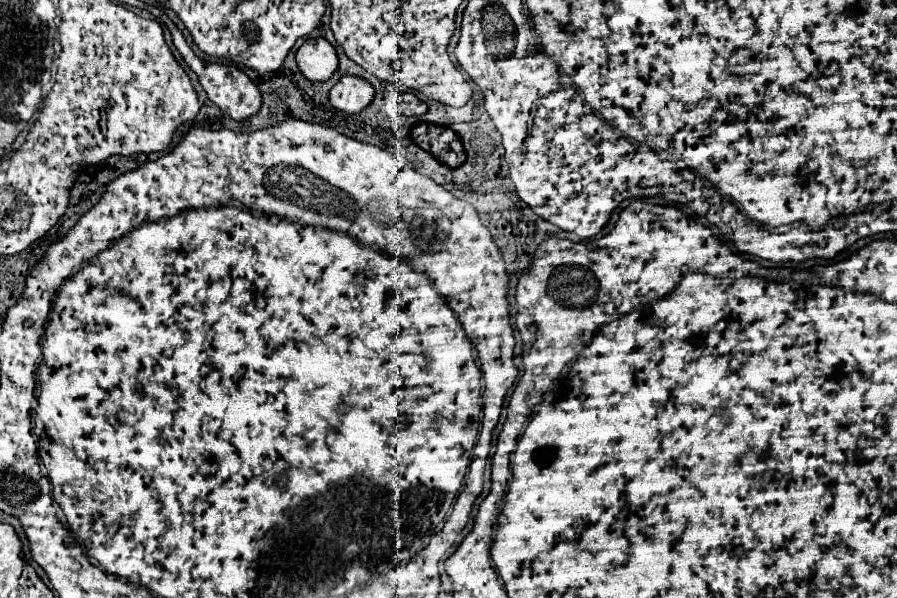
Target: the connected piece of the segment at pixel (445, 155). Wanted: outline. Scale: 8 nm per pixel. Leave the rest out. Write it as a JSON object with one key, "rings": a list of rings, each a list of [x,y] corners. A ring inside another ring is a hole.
{"rings":[[[418,123],[410,131],[410,139],[448,167],[458,167],[466,161],[466,153],[458,135],[444,125]]]}

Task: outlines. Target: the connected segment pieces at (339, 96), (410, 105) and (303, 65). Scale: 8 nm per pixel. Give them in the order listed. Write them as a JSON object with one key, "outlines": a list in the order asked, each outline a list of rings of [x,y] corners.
{"outlines":[[[[344,75],[330,89],[330,103],[344,113],[360,113],[374,99],[374,89],[368,81],[352,75]]],[[[416,97],[412,101],[402,101],[400,103],[400,111],[402,115],[424,115],[426,113],[426,103],[424,101],[418,101]]],[[[306,39],[296,51],[296,63],[308,81],[328,81],[338,69],[334,47],[324,39]]]]}

